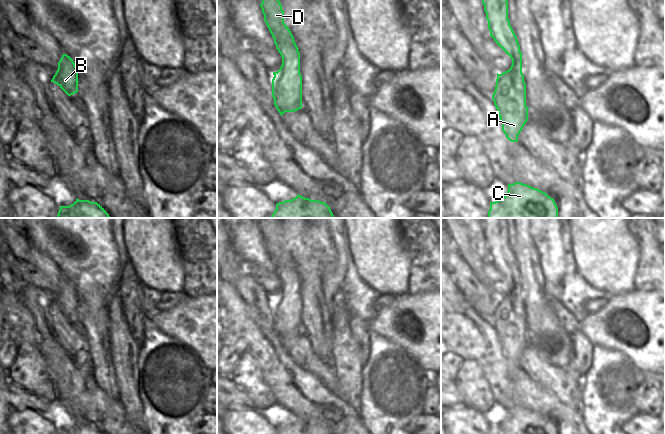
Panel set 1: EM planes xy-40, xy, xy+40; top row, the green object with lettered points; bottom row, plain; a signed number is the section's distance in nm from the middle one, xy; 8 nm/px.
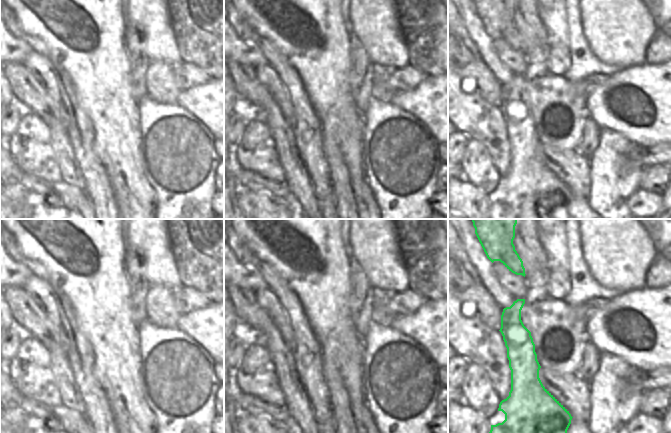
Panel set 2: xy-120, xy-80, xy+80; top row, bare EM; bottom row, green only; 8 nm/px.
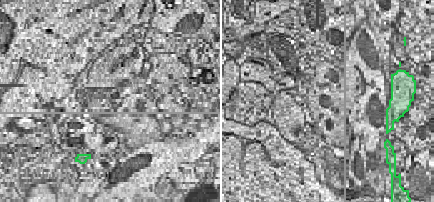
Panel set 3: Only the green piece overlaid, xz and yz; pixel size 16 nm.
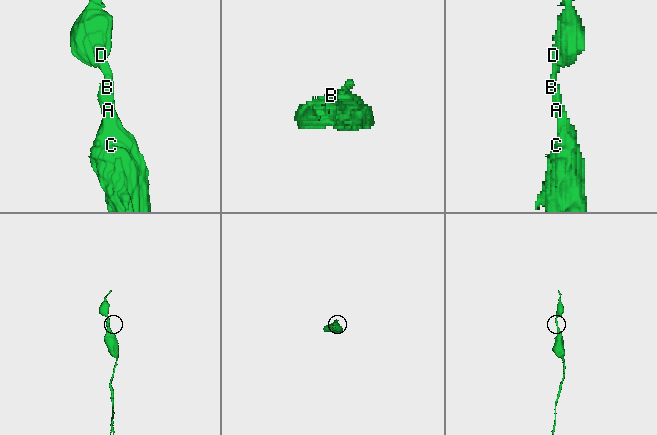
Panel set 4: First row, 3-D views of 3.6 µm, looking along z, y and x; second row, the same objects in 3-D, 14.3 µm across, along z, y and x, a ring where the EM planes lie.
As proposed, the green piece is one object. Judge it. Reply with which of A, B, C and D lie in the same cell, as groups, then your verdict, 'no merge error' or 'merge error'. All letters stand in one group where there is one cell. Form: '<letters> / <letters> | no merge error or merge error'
A C / B D | merge error

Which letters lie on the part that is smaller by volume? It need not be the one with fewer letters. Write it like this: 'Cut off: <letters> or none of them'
Cut off: B, D

